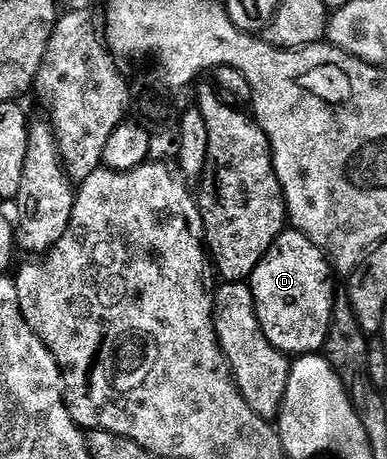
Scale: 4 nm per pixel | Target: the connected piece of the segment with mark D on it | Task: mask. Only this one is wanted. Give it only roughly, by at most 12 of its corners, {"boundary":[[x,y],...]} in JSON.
{"boundary":[[286,229],[247,282],[271,345],[320,352],[334,268]]}

